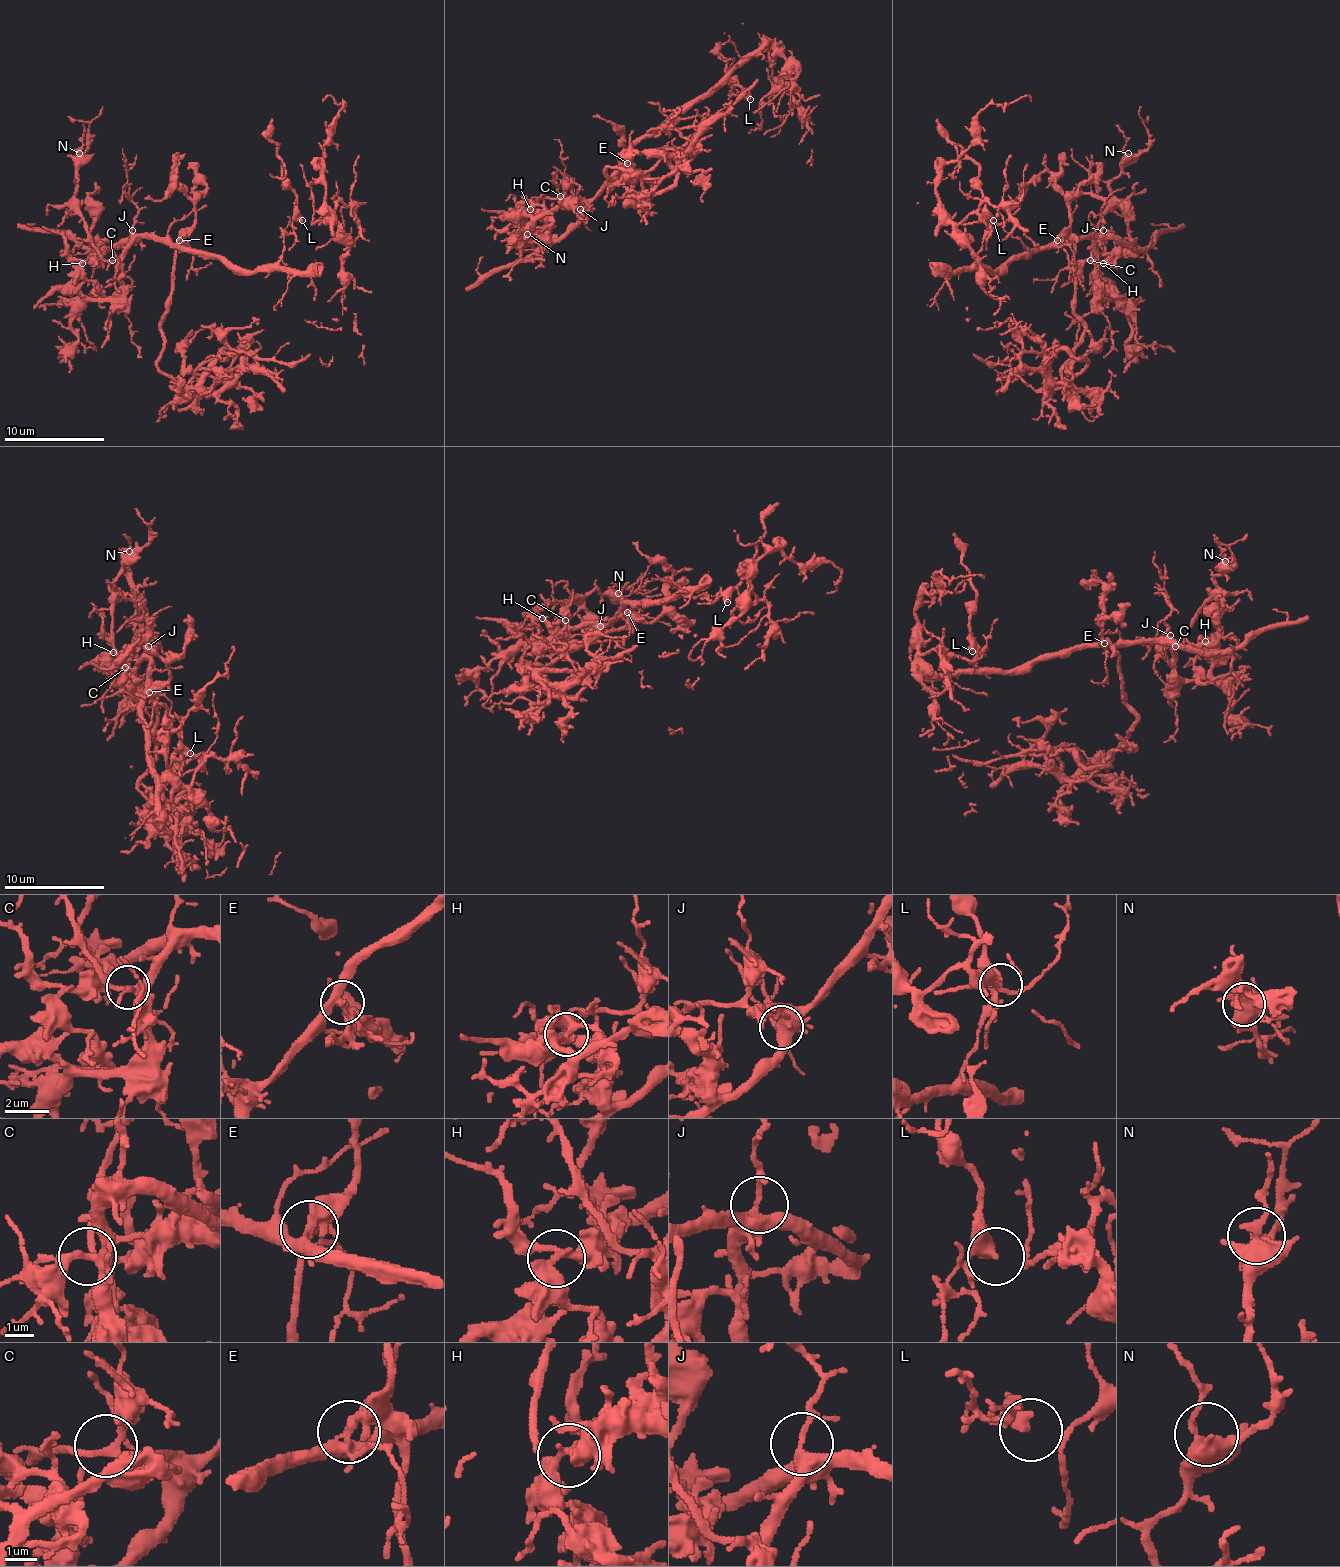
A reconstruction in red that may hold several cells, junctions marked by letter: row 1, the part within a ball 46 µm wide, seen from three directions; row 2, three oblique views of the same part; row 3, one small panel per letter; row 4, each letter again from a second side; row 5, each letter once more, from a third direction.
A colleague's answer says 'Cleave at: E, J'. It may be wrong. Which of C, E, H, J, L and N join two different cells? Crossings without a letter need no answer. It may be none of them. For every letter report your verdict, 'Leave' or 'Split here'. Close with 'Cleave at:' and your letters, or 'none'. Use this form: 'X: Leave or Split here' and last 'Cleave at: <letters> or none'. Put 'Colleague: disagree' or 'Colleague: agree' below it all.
C: Leave
E: Split here
H: Leave
J: Leave
L: Leave
N: Leave
Cleave at: E
Colleague: disagree

